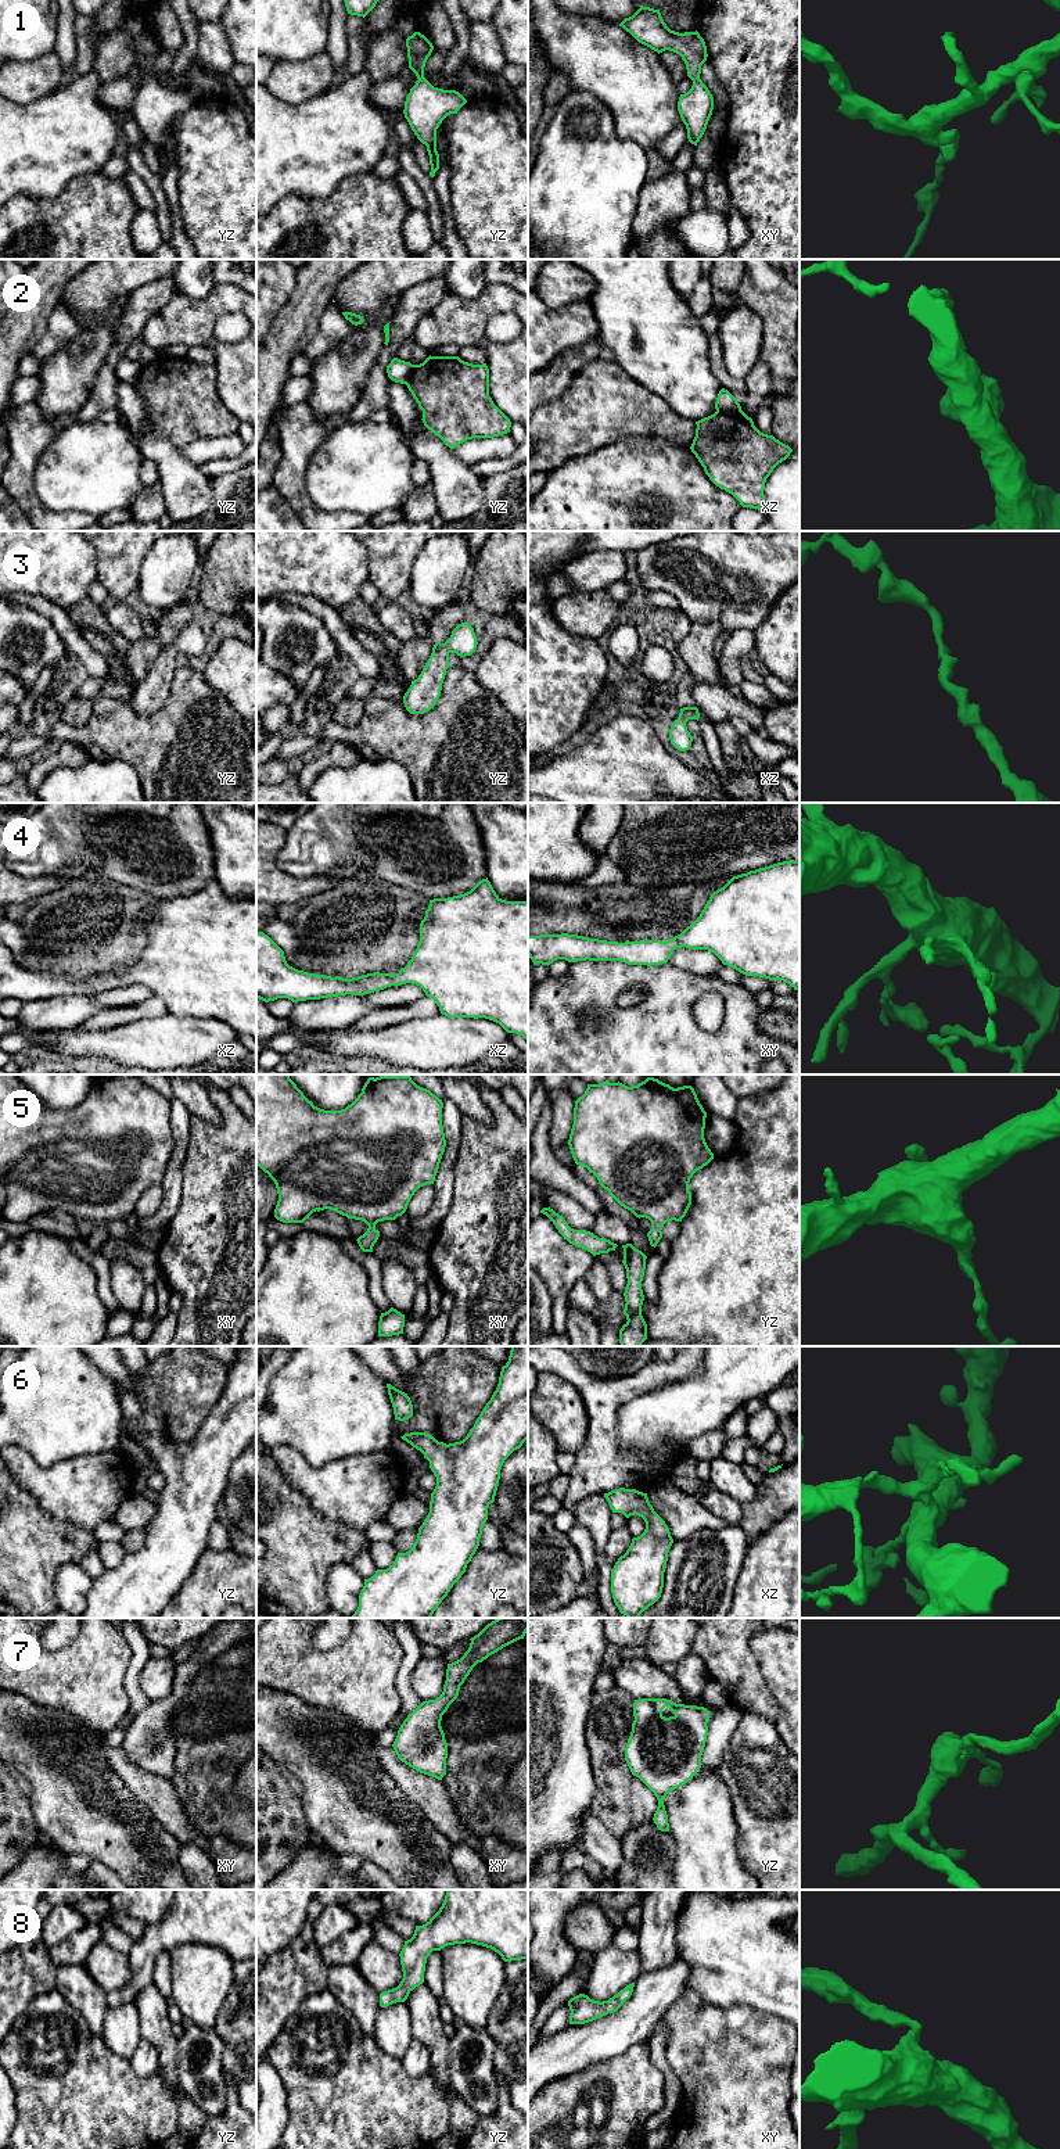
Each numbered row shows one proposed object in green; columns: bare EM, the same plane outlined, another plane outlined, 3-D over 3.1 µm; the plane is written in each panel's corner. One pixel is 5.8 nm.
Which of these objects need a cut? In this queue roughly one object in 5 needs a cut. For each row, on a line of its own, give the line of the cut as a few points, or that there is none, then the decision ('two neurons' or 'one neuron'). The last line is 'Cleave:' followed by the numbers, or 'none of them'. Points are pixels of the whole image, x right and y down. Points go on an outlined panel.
1: cut none; one neuron
2: cut xz (740, 409), (717, 412); two neurons
3: cut none; one neuron
4: cut none; one neuron
5: cut none; one neuron
6: cut none; one neuron
7: cut none; one neuron
8: cut none; one neuron
Cleave: 2

